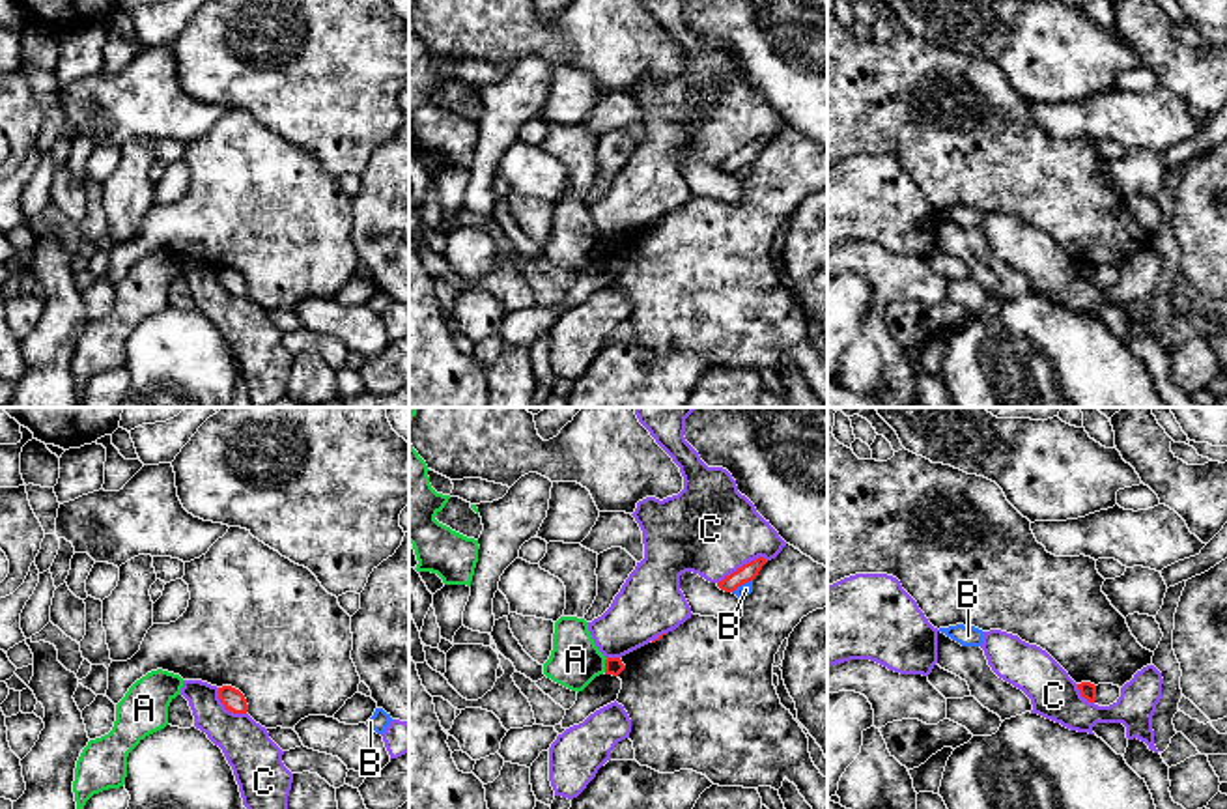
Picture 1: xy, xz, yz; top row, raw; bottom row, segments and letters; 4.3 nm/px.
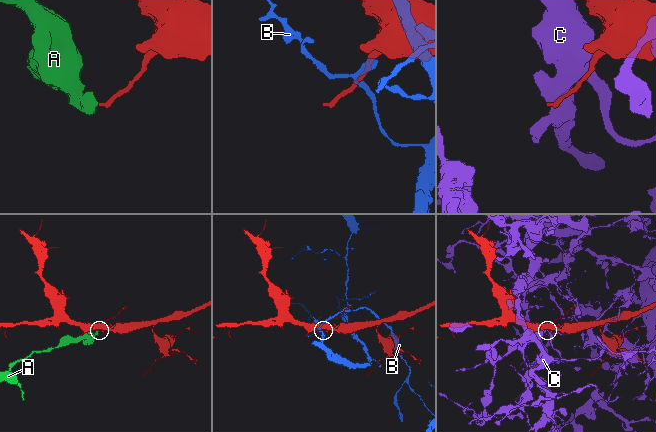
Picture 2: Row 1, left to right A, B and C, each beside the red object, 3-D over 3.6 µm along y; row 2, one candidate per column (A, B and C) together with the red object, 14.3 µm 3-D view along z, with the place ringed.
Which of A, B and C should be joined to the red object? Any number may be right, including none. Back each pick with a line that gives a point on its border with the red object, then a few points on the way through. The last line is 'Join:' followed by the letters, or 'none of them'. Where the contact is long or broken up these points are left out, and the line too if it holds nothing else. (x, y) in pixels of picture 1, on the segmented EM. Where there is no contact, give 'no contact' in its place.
Join: none of them

